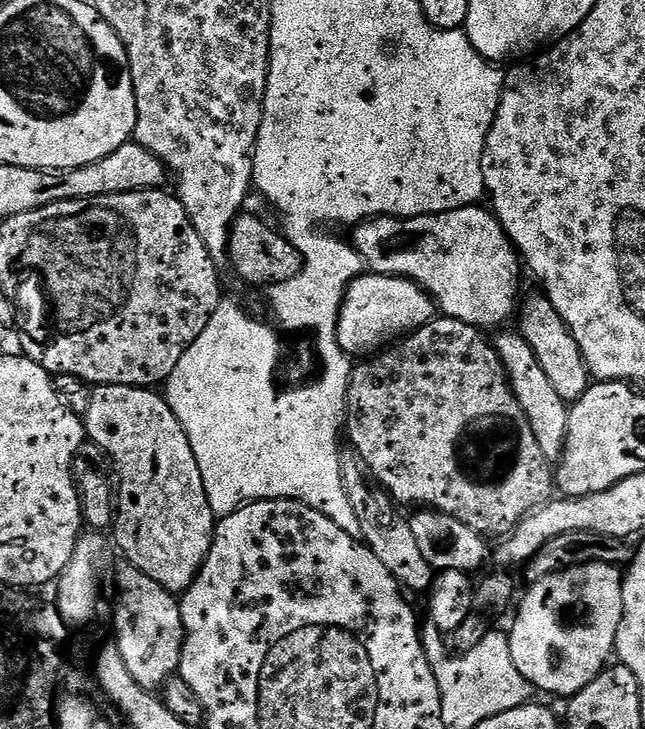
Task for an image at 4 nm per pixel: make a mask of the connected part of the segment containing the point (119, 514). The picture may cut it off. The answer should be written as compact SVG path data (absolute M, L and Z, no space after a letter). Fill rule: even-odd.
M101 384L91 389L92 397L88 400L88 409L82 412L84 421L84 430L89 441L92 440L100 448L105 448L112 455L112 460L116 463L116 472L120 475L120 484L118 480L118 491L114 496L114 533L116 532L116 540L114 536L114 544L124 551L123 559L127 563L132 564L138 570L142 570L142 574L146 574L150 578L154 578L154 582L158 582L158 586L162 586L167 592L173 594L183 594L188 591L196 580L201 566L206 562L206 558L212 549L212 539L216 533L216 525L218 518L210 510L210 502L206 498L206 486L202 486L202 470L198 470L198 458L194 458L194 450L190 446L190 438L186 438L186 430L182 430L182 422L178 422L178 418L174 414L174 410L170 410L167 399L163 395L160 396L159 391L152 388L135 388L134 386L118 386L117 384Z

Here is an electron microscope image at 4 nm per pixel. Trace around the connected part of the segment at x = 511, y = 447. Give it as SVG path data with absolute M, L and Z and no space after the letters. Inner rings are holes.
M441 315L439 318L433 318L429 324L416 329L415 332L403 337L399 342L393 343L387 350L381 351L379 354L373 355L371 358L365 359L363 362L357 363L352 370L352 379L348 381L348 403L346 405L346 432L352 435L351 447L354 449L357 456L360 457L365 469L370 473L371 479L375 481L379 487L383 488L397 505L405 506L404 504L416 504L412 506L423 506L428 510L435 510L438 512L445 512L447 516L458 518L458 522L462 522L466 526L470 526L475 532L480 533L485 538L503 538L512 529L528 515L529 512L536 511L542 504L548 503L554 496L554 468L550 461L546 458L546 454L542 454L542 446L538 446L538 438L534 438L534 430L530 428L530 422L527 421L526 414L522 406L519 405L519 400L516 397L511 385L508 384L508 375L502 366L502 362L496 353L495 343L491 339L487 340L485 333L479 328L470 326L461 320L455 320L449 316Z

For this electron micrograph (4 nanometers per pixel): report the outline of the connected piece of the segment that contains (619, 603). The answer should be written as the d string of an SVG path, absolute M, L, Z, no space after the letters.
M575 564L572 568L542 578L527 590L529 592L525 594L524 601L521 602L520 609L516 612L516 621L513 622L508 632L510 654L514 654L514 666L518 666L522 678L526 678L533 689L541 688L542 691L549 692L552 696L571 698L577 692L581 692L599 672L604 671L611 661L608 659L613 659L616 650L616 635L620 632L620 624L624 621L624 576L621 569L614 564Z

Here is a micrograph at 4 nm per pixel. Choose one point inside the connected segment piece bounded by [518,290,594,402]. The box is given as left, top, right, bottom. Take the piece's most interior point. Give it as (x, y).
(545, 330)

